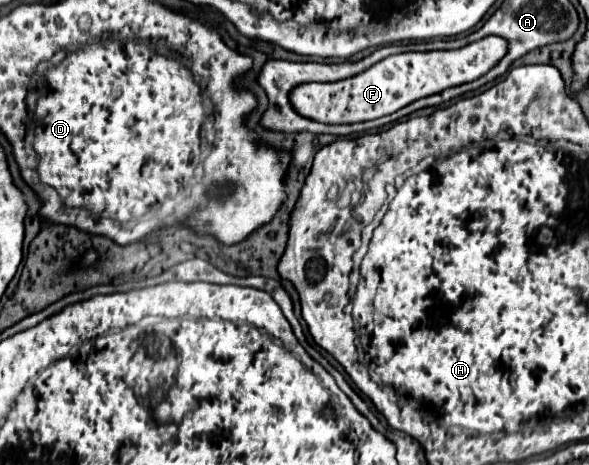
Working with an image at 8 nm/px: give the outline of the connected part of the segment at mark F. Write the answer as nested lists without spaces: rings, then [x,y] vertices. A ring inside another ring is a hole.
[[[496,35],[484,37],[476,43],[454,51],[428,51],[428,53],[398,53],[382,59],[360,75],[334,83],[304,83],[290,91],[290,103],[302,117],[340,125],[360,123],[390,115],[408,103],[434,95],[448,87],[456,87],[486,75],[506,55],[508,41]]]

